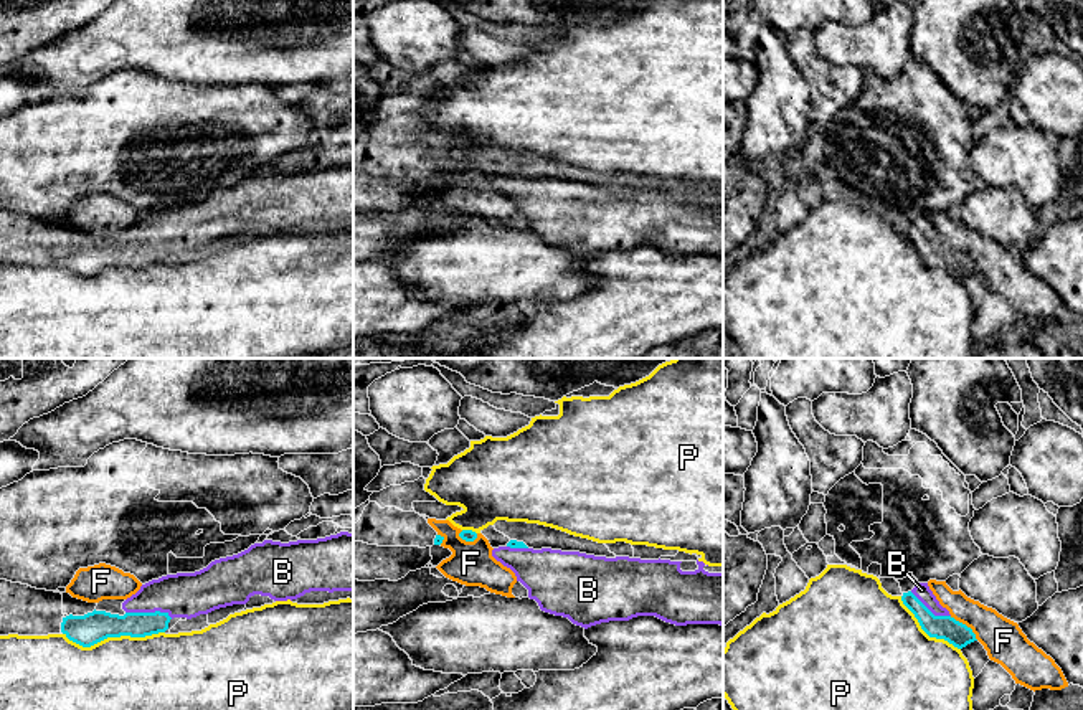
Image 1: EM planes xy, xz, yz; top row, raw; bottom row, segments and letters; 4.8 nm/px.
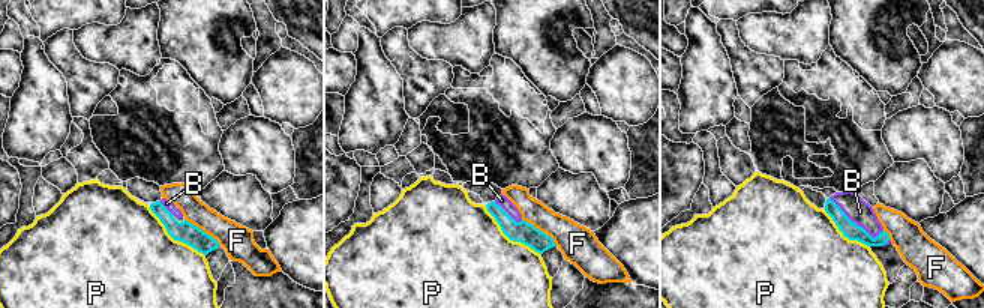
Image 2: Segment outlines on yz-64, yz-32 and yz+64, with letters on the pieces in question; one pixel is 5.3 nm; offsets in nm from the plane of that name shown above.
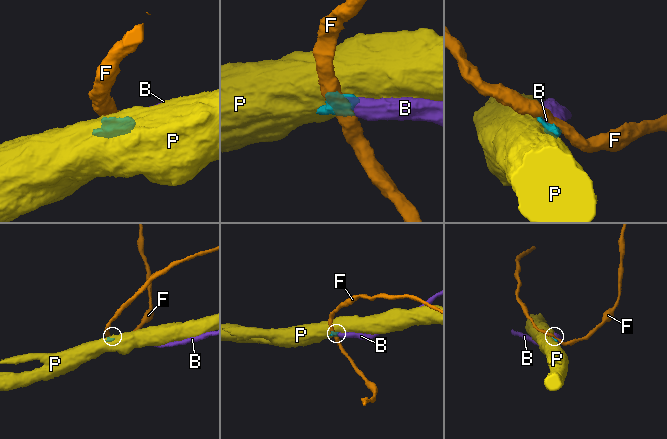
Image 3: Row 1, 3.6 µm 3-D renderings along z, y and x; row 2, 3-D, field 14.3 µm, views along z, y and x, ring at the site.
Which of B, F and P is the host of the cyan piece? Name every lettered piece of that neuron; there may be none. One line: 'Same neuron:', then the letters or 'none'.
Same neuron: B

